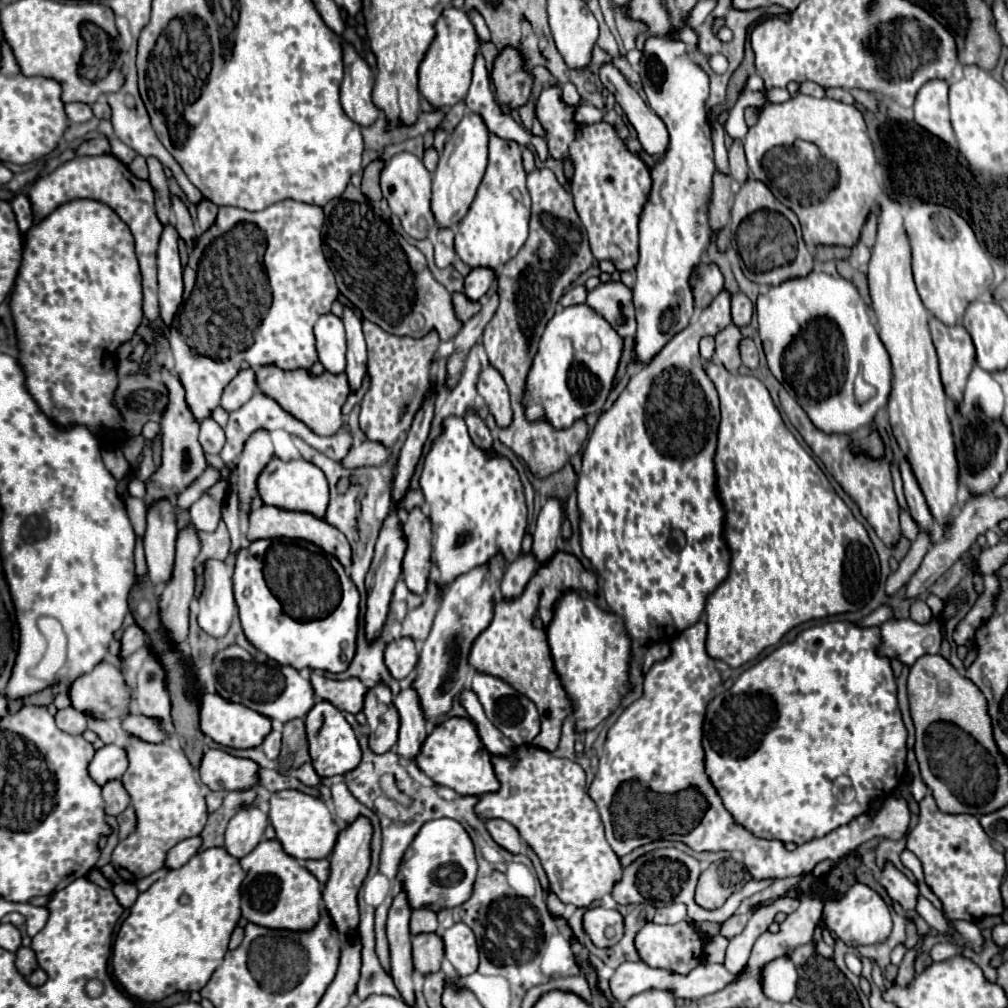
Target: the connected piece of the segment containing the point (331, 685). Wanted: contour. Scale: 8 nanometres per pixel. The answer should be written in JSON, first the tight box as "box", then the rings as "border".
{"box":[309,673,367,713],"border":[[[311,673],[309,683],[315,691],[317,699],[333,703],[337,709],[347,713],[359,713],[363,709],[363,697],[367,693],[367,687],[359,679],[327,679],[325,675]]]}

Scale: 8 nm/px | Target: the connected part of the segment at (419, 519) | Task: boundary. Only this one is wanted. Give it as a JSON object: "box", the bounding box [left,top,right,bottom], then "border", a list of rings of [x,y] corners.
{"box":[403,507,431,595],"border":[[[417,507],[409,513],[407,523],[403,525],[403,533],[407,539],[407,551],[403,559],[403,579],[411,593],[423,595],[429,581],[431,571],[431,521]]]}

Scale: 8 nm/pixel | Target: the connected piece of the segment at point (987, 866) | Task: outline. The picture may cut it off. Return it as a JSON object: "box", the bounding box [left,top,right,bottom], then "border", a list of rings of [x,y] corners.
{"box":[907,793,1005,923],"border":[[[927,793],[925,799],[919,805],[921,805],[919,823],[907,835],[907,849],[913,851],[921,859],[923,873],[925,873],[925,883],[939,897],[947,921],[965,919],[965,921],[977,923],[985,915],[1001,915],[1003,913],[1001,881],[1003,881],[1003,875],[1005,875],[1005,859],[1003,859],[1003,853],[993,849],[991,839],[983,831],[979,819],[973,817],[973,815],[947,815],[947,813],[941,813],[931,793]]]}

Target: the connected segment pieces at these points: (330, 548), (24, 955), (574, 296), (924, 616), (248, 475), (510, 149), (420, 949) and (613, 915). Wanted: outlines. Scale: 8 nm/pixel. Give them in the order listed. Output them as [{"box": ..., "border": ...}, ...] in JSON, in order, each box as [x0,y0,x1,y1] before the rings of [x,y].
[{"box":[247,505,351,569],"border":[[[263,505],[261,509],[255,509],[249,513],[249,529],[247,529],[247,537],[249,541],[257,541],[257,539],[273,539],[273,537],[289,537],[289,539],[305,539],[315,543],[317,547],[321,547],[323,551],[335,555],[339,559],[339,563],[349,569],[351,567],[351,545],[347,541],[347,537],[331,527],[327,521],[317,519],[311,513],[301,513],[301,511],[285,511],[279,507],[269,507]]]},{"box":[15,947,37,977],"border":[[[19,947],[19,951],[15,951],[17,955],[17,971],[23,975],[23,977],[29,977],[35,969],[37,969],[37,959],[35,959],[35,953],[31,947]]]},{"box":[561,287,587,307],"border":[[[573,287],[569,289],[563,297],[561,297],[561,305],[563,307],[569,307],[569,305],[579,305],[579,303],[585,303],[585,297],[587,297],[587,291],[585,287]]]},{"box":[911,599,933,623],"border":[[[915,599],[915,601],[911,603],[911,619],[913,619],[913,621],[917,621],[917,623],[927,623],[931,617],[933,617],[933,613],[931,613],[931,609],[927,607],[925,601]]]},{"box":[237,431,273,513],"border":[[[255,431],[241,457],[237,459],[237,495],[241,513],[251,511],[251,501],[257,495],[257,477],[273,457],[271,435],[267,431]]]},{"box":[455,137,531,273],"border":[[[489,137],[489,165],[467,215],[455,227],[455,253],[469,267],[491,267],[495,273],[517,255],[529,234],[531,197],[525,187],[521,147],[515,141]]]},{"box":[413,933,443,973],"border":[[[423,933],[413,937],[413,965],[421,973],[435,973],[443,961],[443,939],[437,933]]]},{"box":[583,909,623,947],"border":[[[587,909],[583,927],[597,947],[613,947],[623,937],[623,917],[617,909]]]}]

